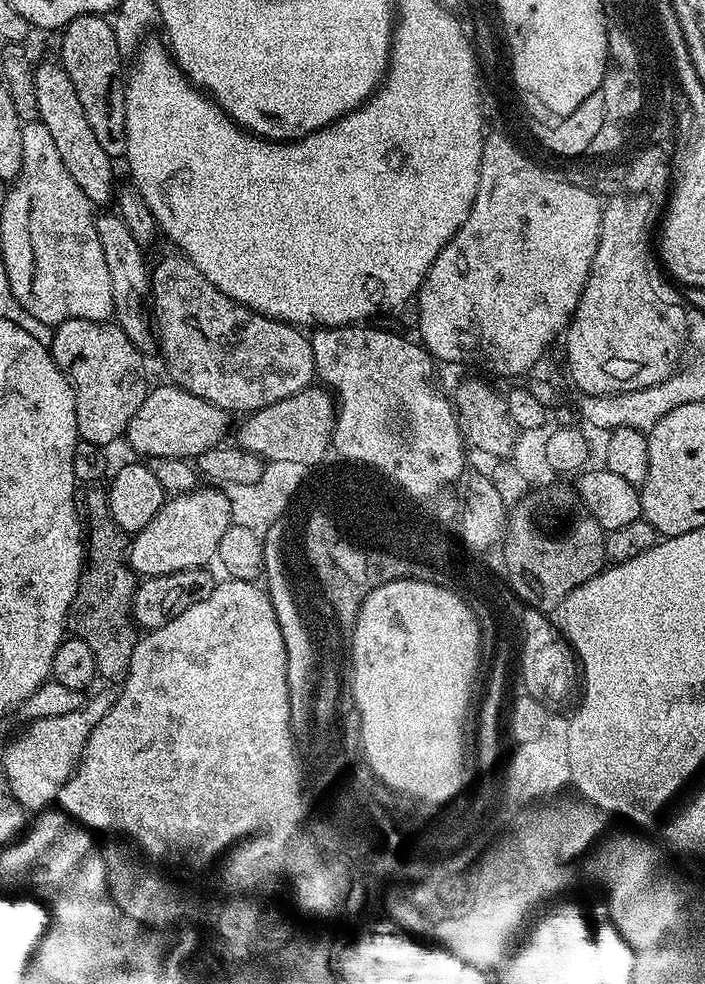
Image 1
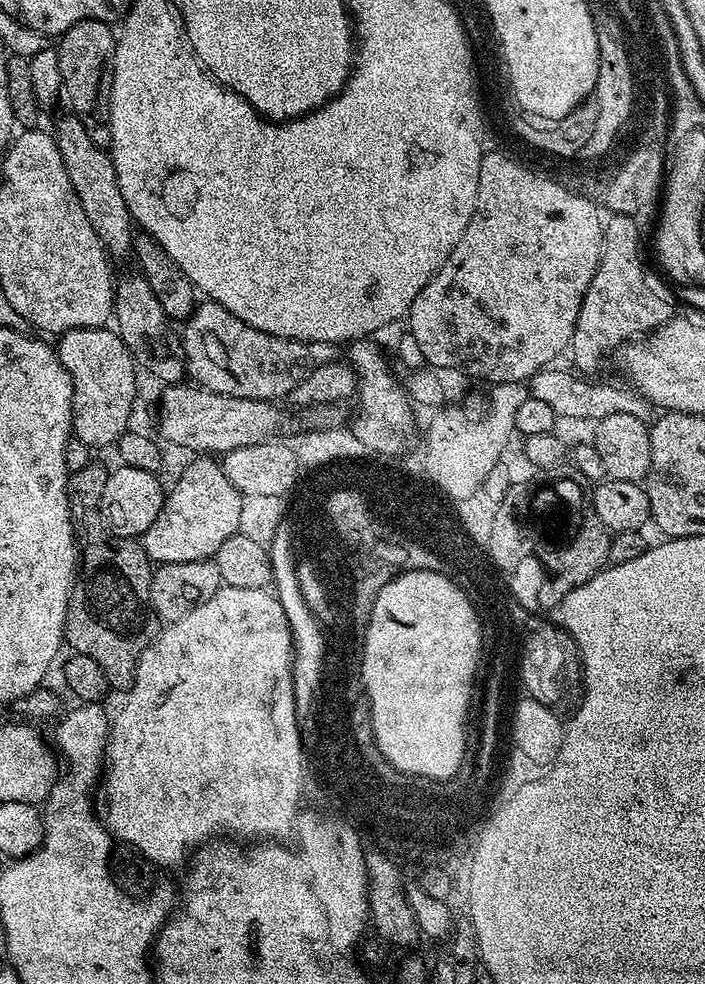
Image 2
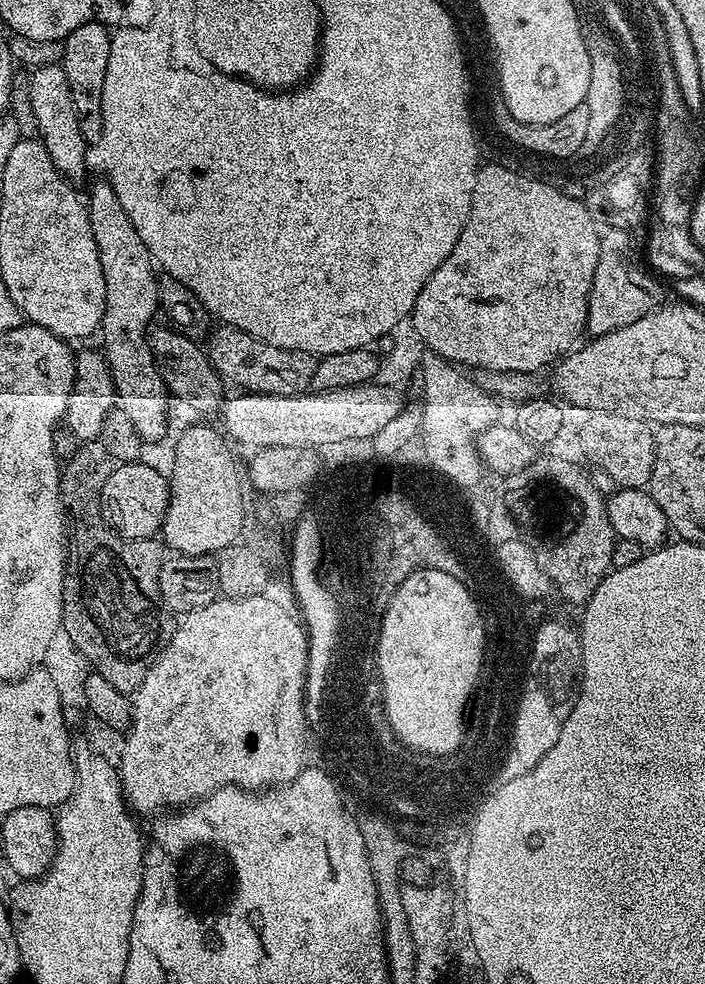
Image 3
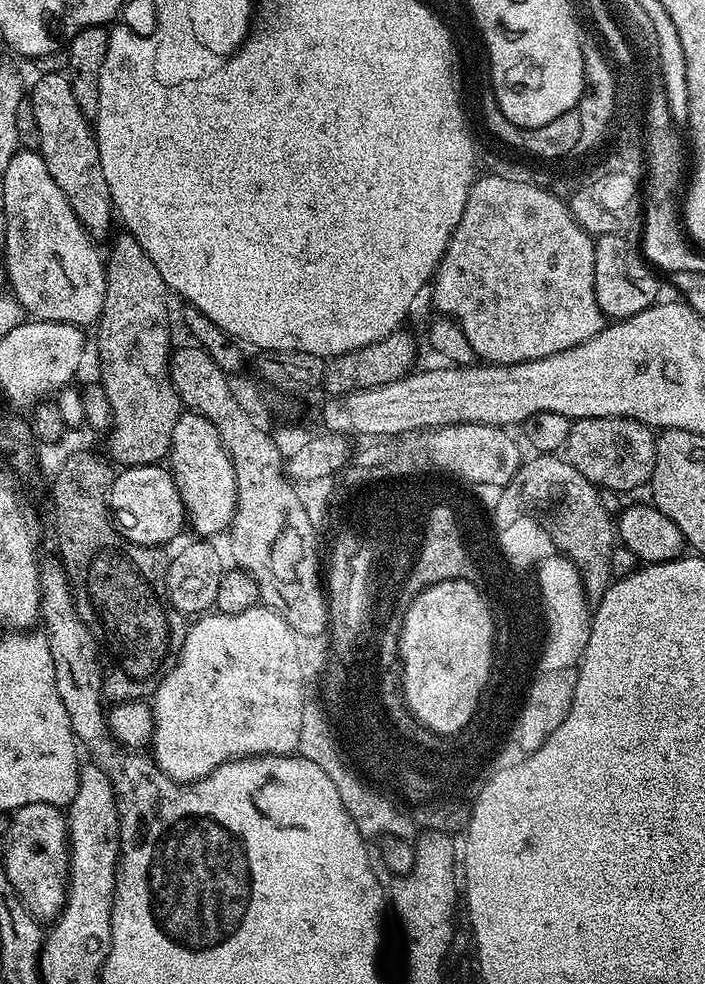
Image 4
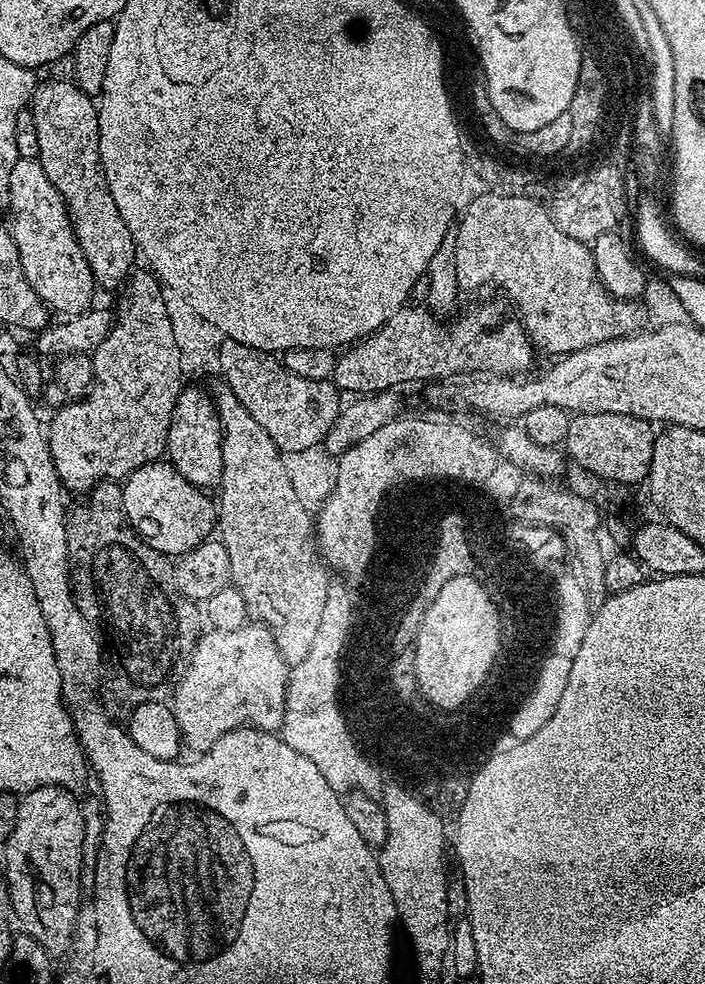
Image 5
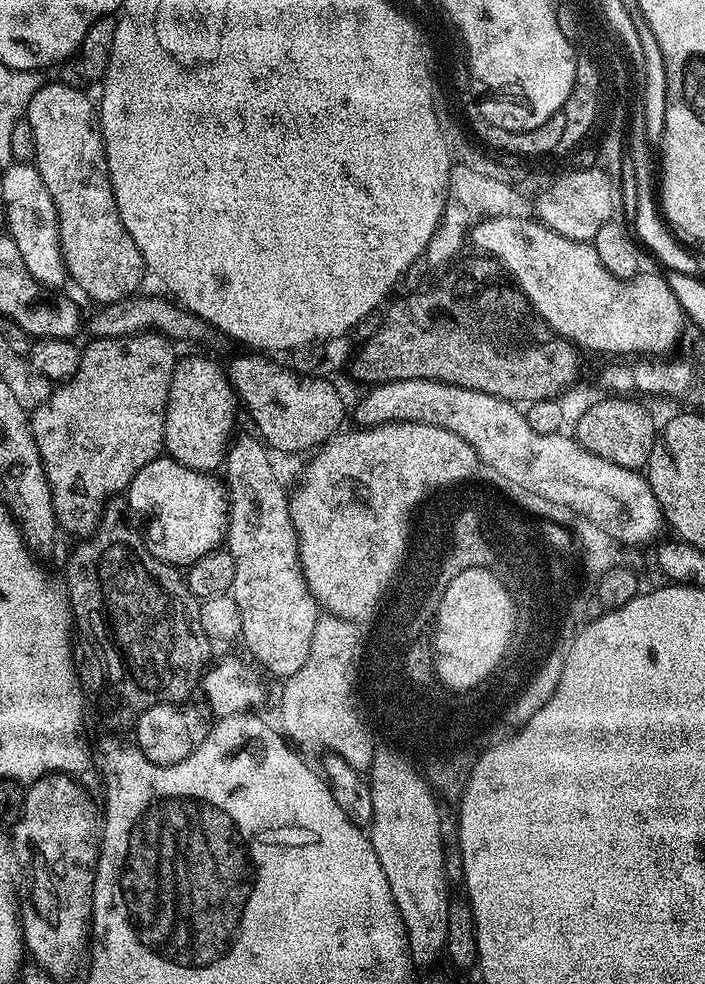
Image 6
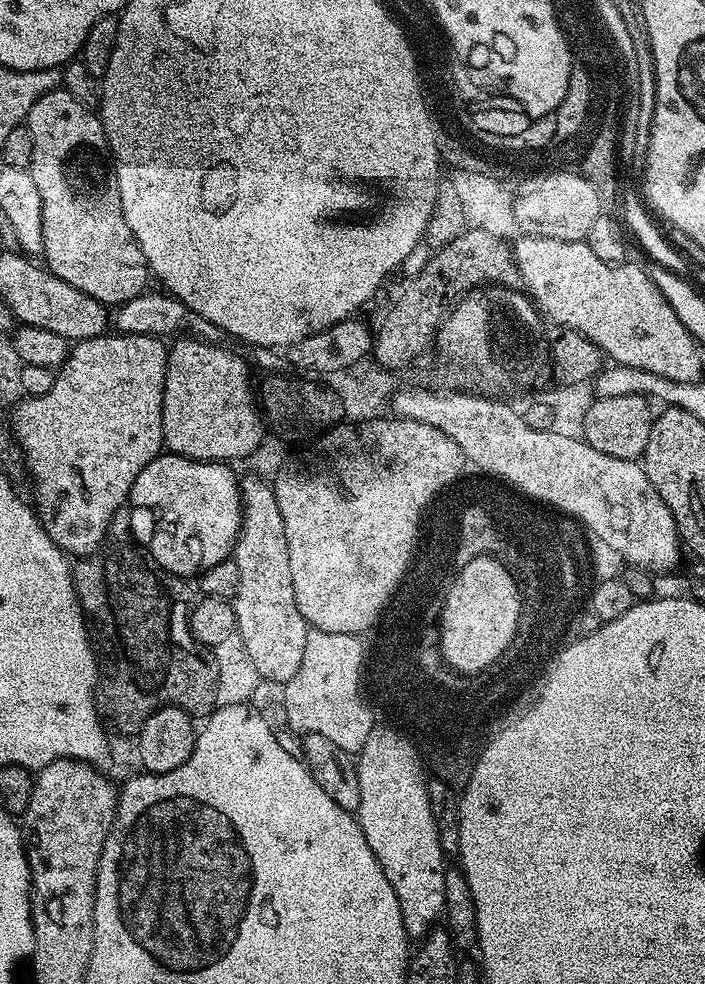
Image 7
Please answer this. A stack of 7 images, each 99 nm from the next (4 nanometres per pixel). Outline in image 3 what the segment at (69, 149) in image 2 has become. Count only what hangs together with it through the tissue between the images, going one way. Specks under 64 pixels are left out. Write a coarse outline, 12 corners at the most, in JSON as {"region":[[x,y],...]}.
{"region":[[107,179],[86,207],[106,278],[99,331],[141,441],[168,432],[148,331],[158,268]]}

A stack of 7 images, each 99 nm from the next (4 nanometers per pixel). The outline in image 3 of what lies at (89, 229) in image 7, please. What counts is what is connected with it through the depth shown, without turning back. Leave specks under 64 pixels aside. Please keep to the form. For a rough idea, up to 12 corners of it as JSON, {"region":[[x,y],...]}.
{"region":[[60,64],[32,68],[40,143],[69,182],[88,168]]}

